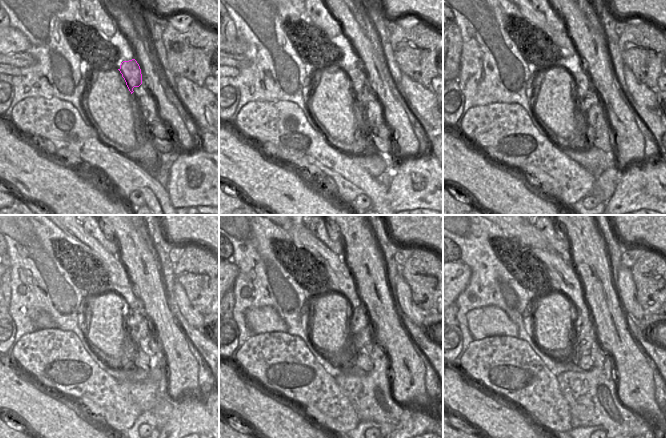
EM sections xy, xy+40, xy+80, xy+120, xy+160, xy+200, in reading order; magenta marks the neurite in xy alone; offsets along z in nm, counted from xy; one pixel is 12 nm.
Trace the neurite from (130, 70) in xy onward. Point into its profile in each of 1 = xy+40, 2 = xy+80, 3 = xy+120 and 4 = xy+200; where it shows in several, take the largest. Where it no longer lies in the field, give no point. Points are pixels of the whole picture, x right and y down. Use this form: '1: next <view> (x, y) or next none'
1: next xy+40 (357, 77)
2: next xy+80 (582, 82)
3: next xy+120 (134, 315)
4: next xy+200 (583, 326)

